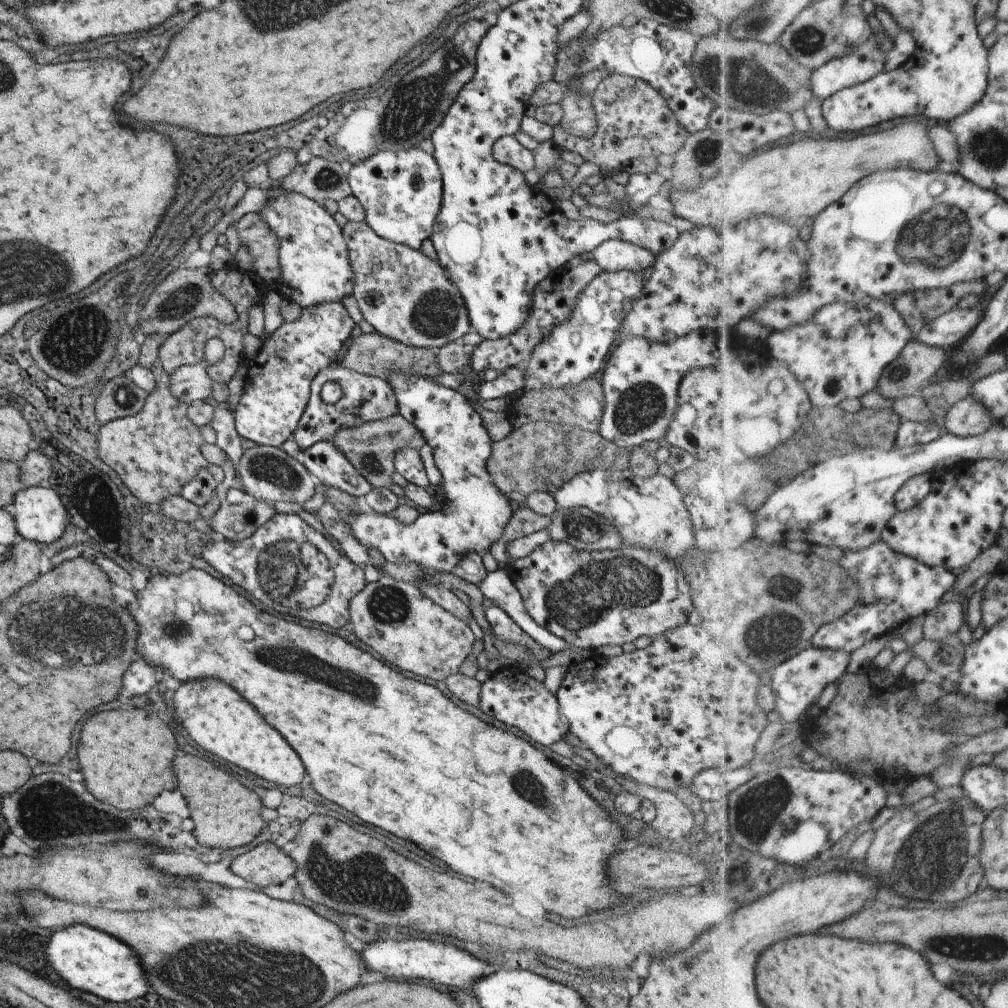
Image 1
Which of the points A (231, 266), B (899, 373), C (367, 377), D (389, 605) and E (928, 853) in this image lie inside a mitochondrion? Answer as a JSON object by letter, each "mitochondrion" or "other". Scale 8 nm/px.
{"A":"other","B":"mitochondrion","C":"other","D":"mitochondrion","E":"mitochondrion"}

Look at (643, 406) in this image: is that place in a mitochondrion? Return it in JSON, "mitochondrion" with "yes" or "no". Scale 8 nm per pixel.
{"mitochondrion":"yes"}

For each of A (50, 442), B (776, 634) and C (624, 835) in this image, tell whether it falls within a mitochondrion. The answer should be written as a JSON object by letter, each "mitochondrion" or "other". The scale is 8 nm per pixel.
{"A":"other","B":"mitochondrion","C":"other"}

